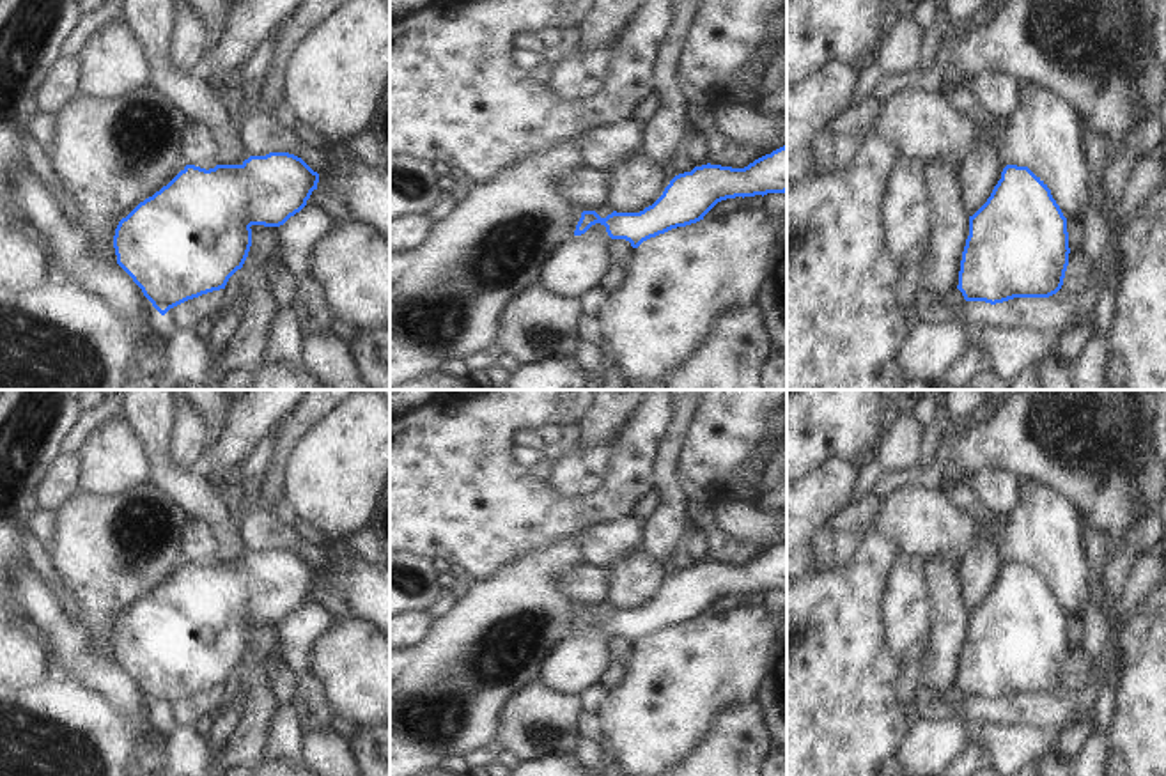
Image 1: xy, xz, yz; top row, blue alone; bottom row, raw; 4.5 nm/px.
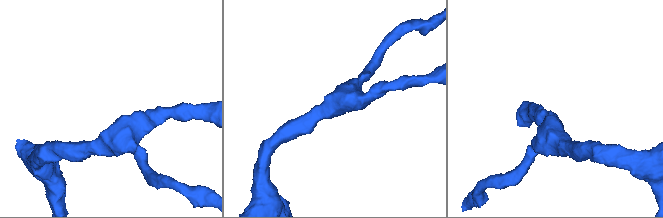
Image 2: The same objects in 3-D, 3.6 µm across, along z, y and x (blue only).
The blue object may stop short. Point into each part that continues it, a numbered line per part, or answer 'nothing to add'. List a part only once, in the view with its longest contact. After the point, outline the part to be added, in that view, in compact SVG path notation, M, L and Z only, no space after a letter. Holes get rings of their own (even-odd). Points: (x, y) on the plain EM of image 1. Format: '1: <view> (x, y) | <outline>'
nothing to add

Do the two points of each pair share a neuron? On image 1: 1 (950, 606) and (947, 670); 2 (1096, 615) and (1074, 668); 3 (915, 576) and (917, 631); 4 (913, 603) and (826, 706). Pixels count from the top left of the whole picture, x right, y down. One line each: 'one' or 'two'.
1: one
2: two
3: one
4: two

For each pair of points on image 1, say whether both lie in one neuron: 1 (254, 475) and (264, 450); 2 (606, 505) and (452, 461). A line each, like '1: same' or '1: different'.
1: same
2: same

